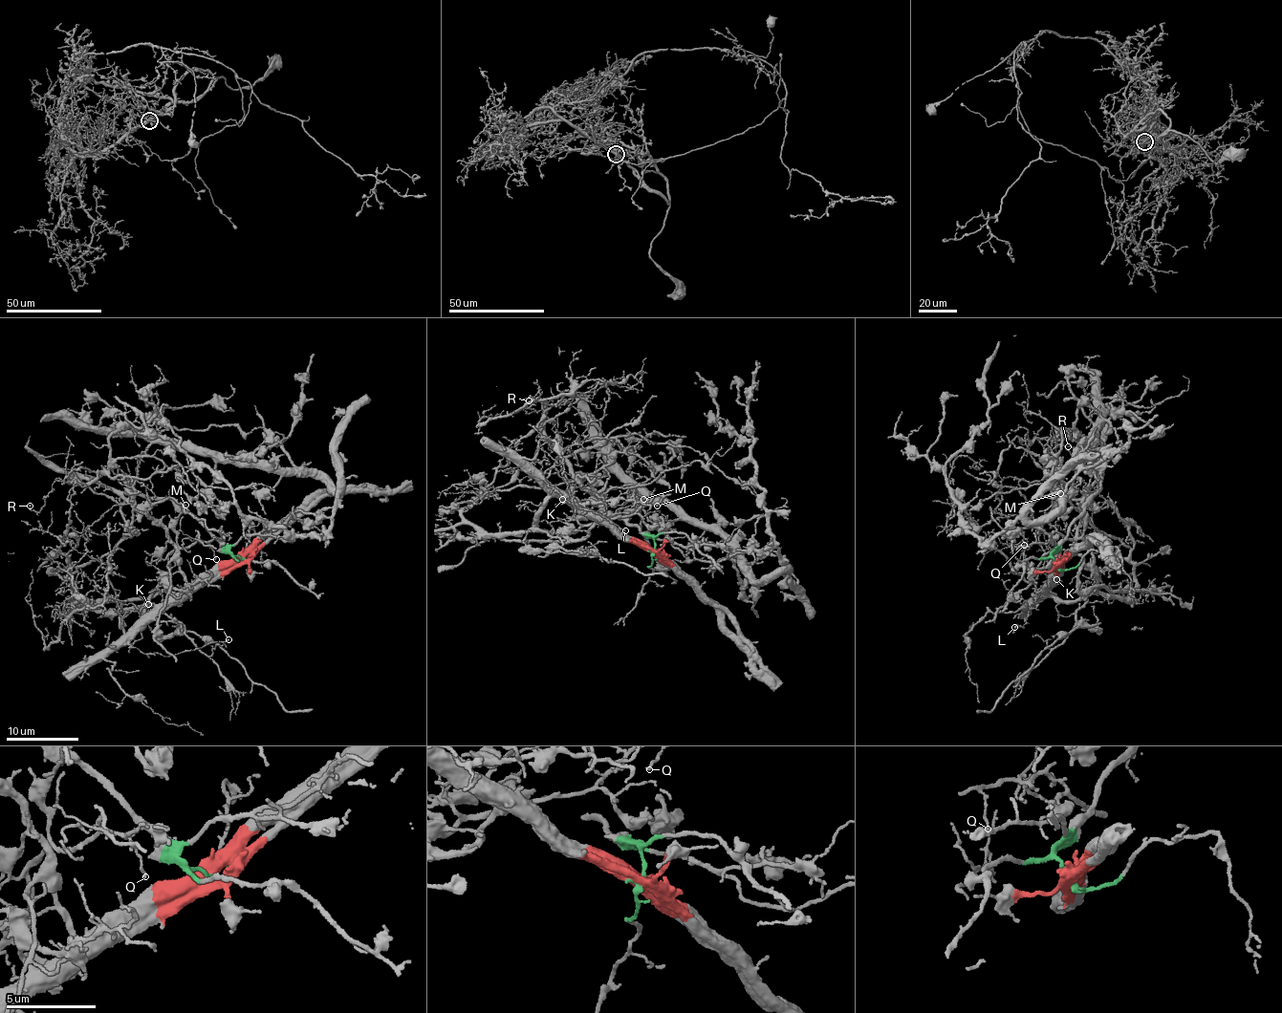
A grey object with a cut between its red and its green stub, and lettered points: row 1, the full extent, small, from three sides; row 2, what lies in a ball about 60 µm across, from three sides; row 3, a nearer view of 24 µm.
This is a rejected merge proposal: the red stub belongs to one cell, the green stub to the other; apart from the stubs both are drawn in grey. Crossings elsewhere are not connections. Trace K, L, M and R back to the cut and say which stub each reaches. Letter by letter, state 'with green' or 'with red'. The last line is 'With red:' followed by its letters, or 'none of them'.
K: with red
L: with red
M: with red
R: with green
With red: K, L, M

